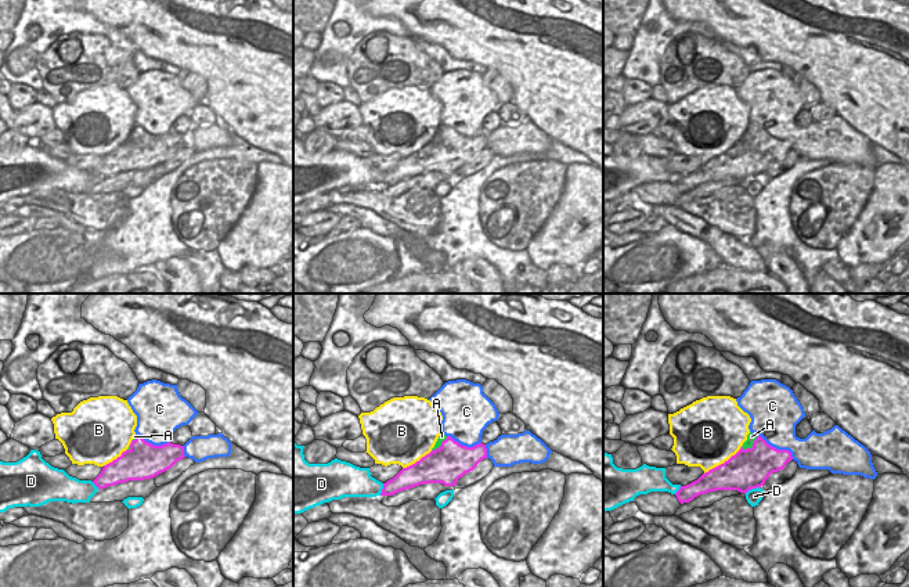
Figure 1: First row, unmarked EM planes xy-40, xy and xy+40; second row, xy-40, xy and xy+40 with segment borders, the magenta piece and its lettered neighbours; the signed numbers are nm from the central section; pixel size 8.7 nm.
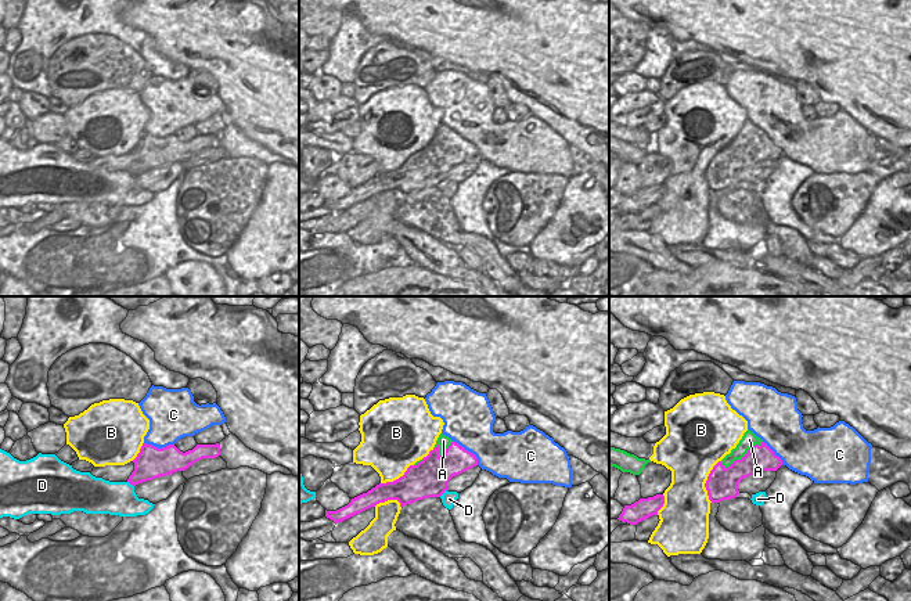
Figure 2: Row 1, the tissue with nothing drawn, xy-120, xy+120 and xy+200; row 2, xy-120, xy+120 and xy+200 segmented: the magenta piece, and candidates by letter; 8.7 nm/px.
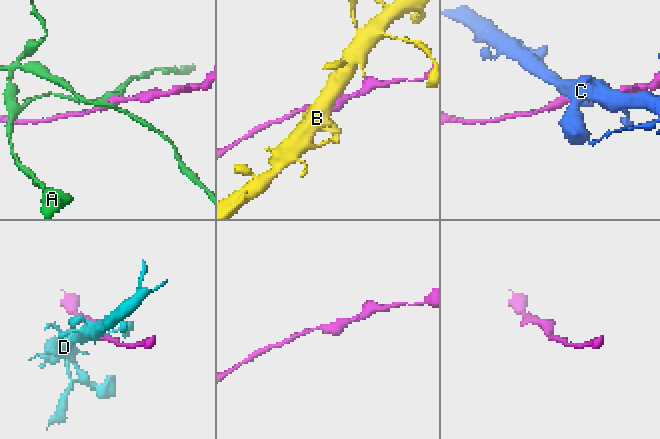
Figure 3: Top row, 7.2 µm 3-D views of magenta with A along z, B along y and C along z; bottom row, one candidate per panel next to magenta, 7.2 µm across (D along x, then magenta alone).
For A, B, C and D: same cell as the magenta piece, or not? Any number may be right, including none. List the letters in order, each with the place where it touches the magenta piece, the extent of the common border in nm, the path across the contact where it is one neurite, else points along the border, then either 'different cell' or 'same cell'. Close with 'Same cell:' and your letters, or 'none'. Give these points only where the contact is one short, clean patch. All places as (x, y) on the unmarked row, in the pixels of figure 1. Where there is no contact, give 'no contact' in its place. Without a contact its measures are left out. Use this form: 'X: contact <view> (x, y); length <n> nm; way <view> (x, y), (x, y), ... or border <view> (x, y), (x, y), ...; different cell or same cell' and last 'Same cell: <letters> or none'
A: contact xy+40 (753, 136); length 180 nm; different cell
B: contact xy+40 (724, 152); length 400 nm; different cell
C: contact xy+40 (776, 139); length 380 nm; different cell
D: contact xy+40 (751, 177); length 150 nm; different cell
Same cell: none

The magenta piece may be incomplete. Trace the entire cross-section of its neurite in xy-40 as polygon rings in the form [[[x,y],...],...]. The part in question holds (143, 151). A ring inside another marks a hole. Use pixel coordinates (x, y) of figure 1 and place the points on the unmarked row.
[[[136,125],[136,129],[130,133],[130,138],[112,152],[104,155],[93,173],[98,179],[105,179],[129,170],[151,169],[170,159],[184,147],[184,136],[170,132],[154,136]]]

